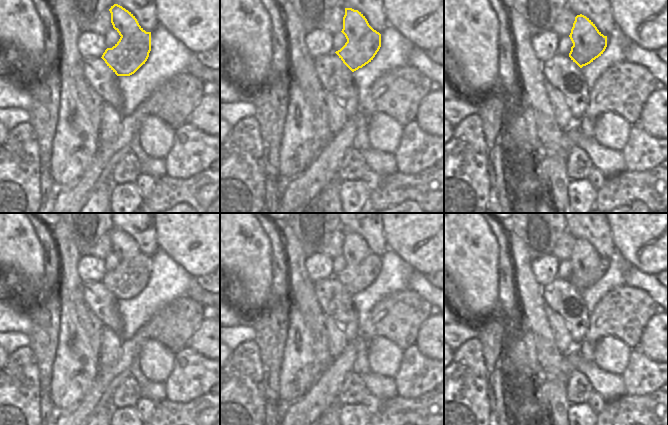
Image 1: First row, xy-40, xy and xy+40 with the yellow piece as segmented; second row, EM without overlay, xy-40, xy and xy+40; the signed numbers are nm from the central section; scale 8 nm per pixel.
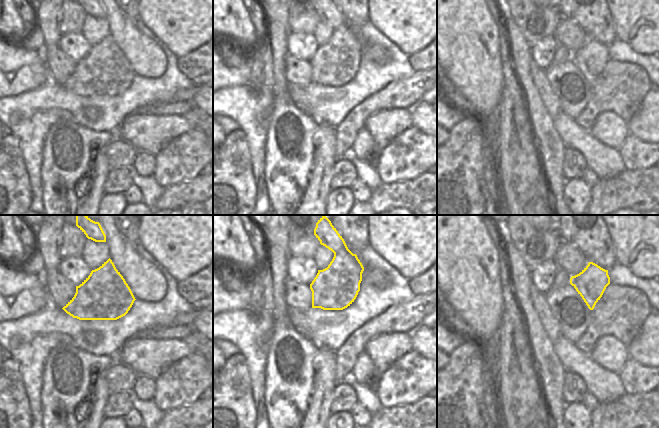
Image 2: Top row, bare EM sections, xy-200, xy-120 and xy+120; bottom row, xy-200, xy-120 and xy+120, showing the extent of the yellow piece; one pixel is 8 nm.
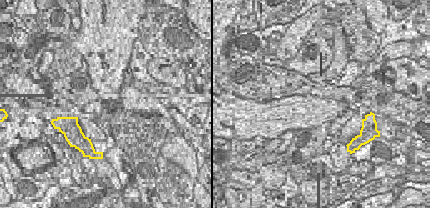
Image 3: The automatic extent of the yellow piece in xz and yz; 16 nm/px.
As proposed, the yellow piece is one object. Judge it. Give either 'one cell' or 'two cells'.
two cells

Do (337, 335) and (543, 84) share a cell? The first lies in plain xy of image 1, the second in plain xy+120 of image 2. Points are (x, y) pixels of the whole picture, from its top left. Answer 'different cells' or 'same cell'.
same cell

